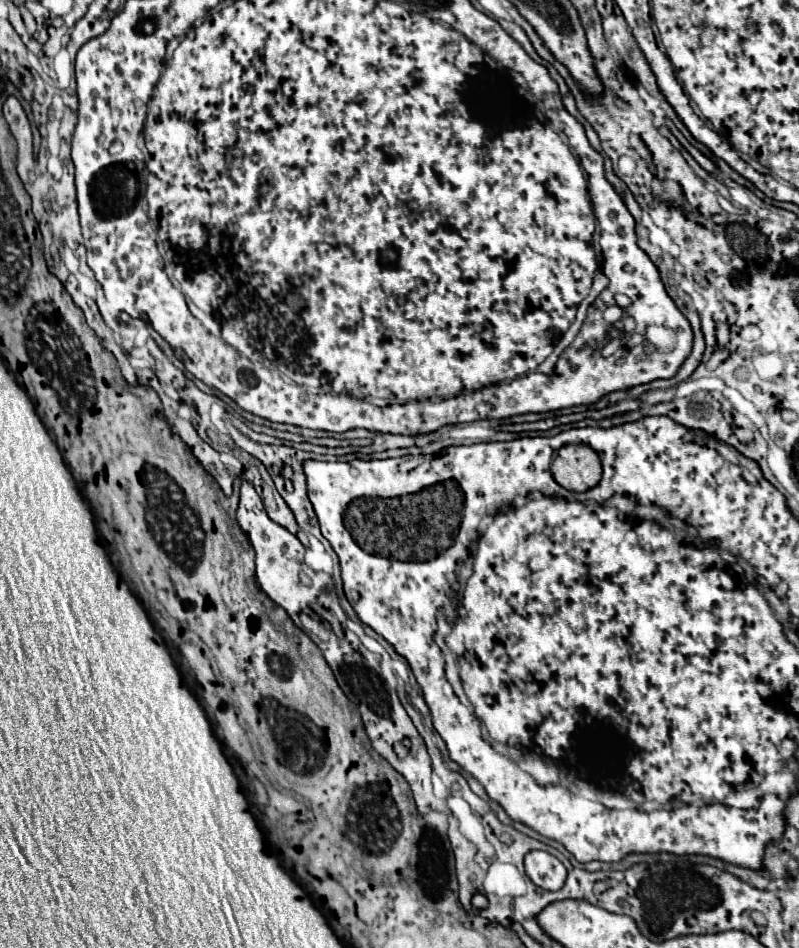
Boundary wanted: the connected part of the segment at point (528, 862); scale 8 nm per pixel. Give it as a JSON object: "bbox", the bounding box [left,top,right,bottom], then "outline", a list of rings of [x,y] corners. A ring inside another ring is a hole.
{"bbox":[525,850,567,890],"outline":[[[537,850],[525,856],[525,872],[543,890],[561,890],[567,878],[567,868],[555,856]]]}

